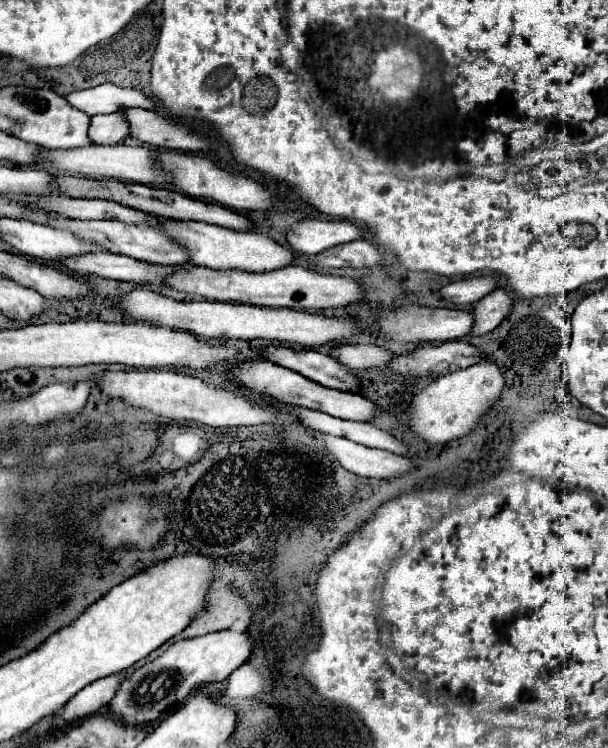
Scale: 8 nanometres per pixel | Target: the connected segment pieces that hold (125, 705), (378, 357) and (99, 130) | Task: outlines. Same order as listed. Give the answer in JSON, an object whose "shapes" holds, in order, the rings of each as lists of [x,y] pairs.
{"shapes":[[[[232,629],[176,641],[158,659],[142,665],[124,681],[114,701],[110,703],[110,711],[116,715],[118,721],[126,721],[126,725],[140,725],[154,721],[166,709],[174,707],[176,703],[182,703],[200,685],[224,681],[236,667],[248,661],[252,653],[250,643],[252,639],[246,631],[232,631]]],[[[340,345],[332,353],[332,357],[336,357],[340,363],[354,371],[362,371],[372,367],[386,369],[396,355],[378,345]]],[[[122,111],[110,115],[94,115],[88,133],[96,145],[114,145],[130,135],[130,125]]]]}

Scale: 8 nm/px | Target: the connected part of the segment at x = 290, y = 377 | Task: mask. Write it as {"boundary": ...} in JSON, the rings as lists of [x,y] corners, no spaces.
{"boundary":[[[270,361],[244,363],[242,367],[236,367],[232,371],[232,379],[236,383],[240,383],[244,389],[270,395],[270,397],[274,397],[274,399],[278,399],[282,403],[290,403],[290,405],[298,405],[298,407],[306,407],[306,409],[316,409],[316,411],[322,411],[326,415],[334,415],[338,419],[370,421],[370,419],[374,419],[380,413],[380,407],[376,403],[372,403],[370,399],[362,397],[362,395],[354,395],[354,393],[344,393],[344,391],[322,387],[322,385],[302,377],[300,373],[296,373],[292,369],[280,367],[280,365],[270,363]]]}

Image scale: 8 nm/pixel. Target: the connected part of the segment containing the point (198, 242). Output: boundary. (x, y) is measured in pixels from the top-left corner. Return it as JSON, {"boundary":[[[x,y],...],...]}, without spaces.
{"boundary":[[[164,221],[160,229],[170,233],[170,237],[174,237],[180,245],[186,245],[186,249],[190,249],[190,261],[200,267],[238,269],[246,273],[268,273],[296,263],[296,255],[292,249],[256,231],[232,231],[200,221]]]}

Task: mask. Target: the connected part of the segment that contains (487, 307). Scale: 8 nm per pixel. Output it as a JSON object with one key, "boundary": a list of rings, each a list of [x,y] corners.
{"boundary":[[[496,289],[494,293],[486,295],[482,301],[474,307],[474,329],[472,335],[490,333],[490,329],[496,329],[502,319],[506,319],[512,311],[512,295],[506,289]]]}

